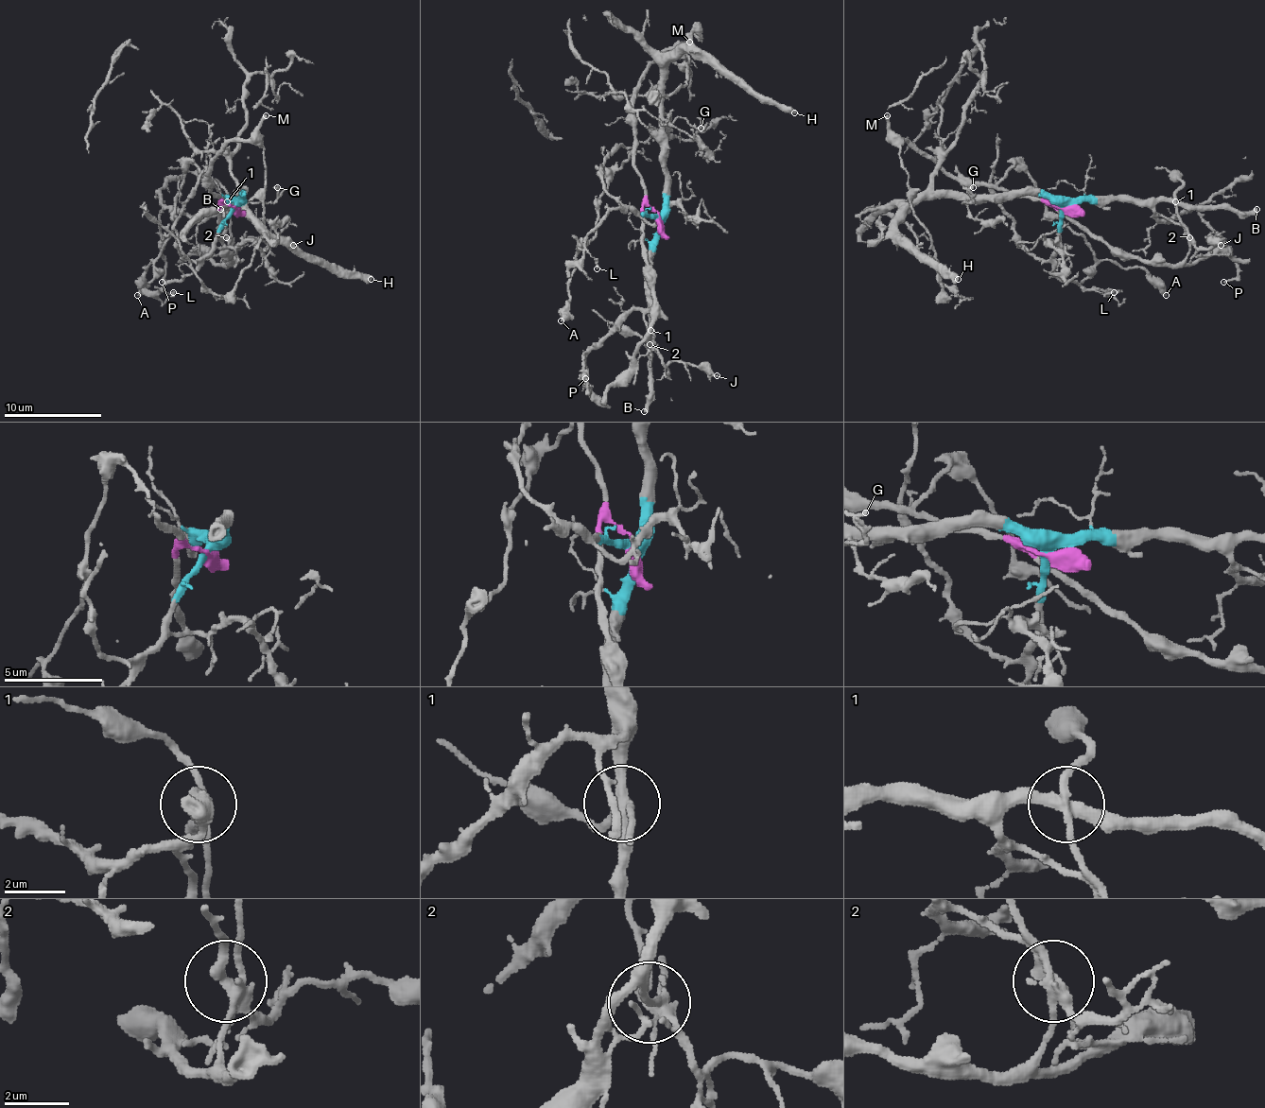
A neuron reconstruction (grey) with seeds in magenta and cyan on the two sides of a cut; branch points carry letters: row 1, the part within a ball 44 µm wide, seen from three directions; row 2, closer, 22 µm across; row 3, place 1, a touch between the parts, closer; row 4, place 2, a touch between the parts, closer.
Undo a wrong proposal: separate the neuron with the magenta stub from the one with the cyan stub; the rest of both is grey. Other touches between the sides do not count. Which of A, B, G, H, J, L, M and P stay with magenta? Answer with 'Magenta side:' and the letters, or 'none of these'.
Magenta side: A, M

